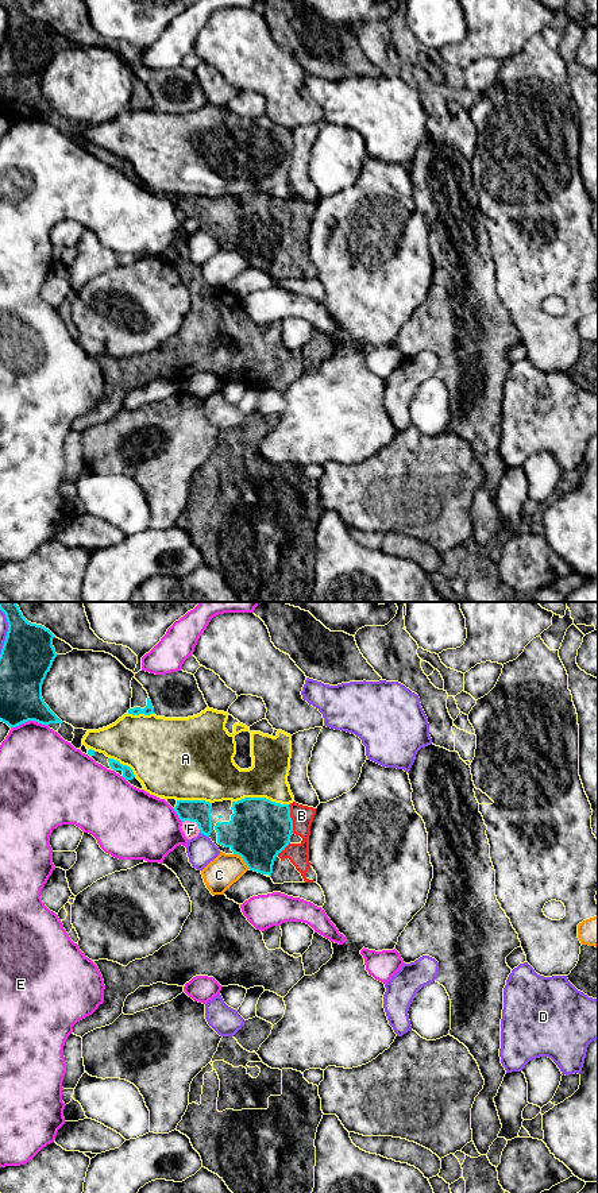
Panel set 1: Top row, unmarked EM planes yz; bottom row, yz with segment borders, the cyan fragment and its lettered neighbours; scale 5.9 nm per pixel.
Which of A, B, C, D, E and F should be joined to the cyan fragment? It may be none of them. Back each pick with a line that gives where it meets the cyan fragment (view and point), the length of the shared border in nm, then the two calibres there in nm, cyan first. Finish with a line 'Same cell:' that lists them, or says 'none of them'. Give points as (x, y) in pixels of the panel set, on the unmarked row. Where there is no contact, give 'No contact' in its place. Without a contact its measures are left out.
B: Touches cyan at yz (290, 213). Shared border 170 nm. Thickness 360 nm (cyan) against 130 nm
Same cell: B

